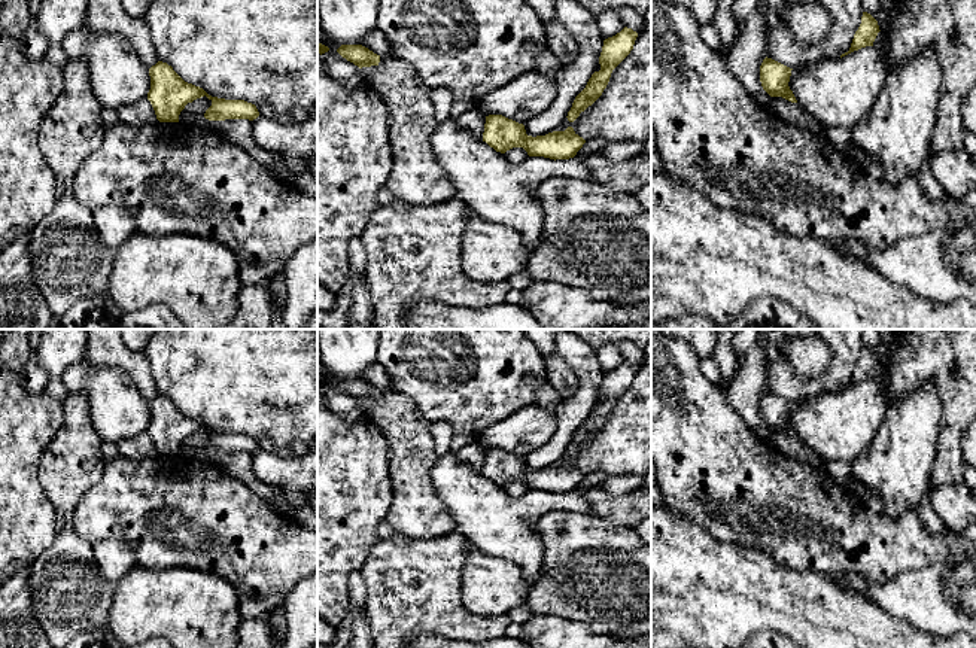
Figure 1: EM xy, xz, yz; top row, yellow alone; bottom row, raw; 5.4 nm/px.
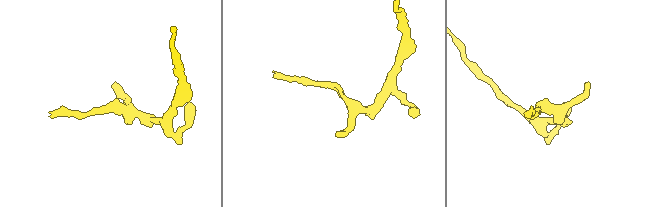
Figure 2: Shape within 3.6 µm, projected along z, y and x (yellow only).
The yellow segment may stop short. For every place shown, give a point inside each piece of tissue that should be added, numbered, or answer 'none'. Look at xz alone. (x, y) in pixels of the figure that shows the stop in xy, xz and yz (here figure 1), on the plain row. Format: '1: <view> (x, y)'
none

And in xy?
none

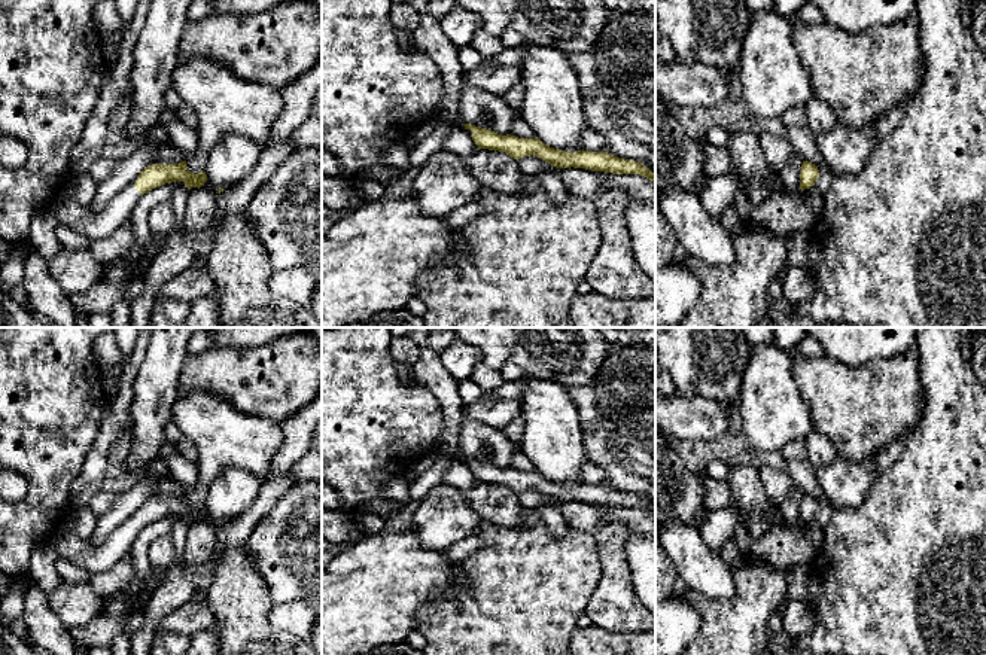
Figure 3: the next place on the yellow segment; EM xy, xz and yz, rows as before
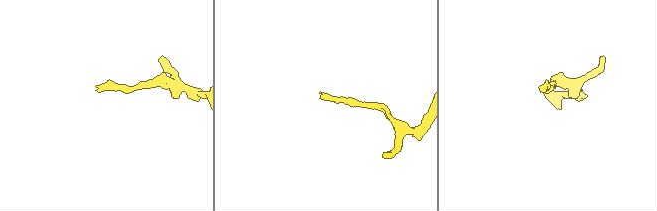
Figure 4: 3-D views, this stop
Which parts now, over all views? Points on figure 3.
1: xz (428, 371)

